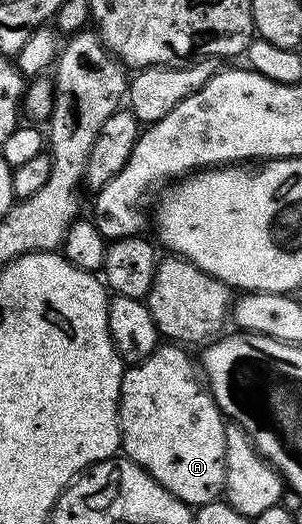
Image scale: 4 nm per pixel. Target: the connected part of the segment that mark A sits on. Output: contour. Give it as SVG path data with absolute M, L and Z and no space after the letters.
M161 345L157 350L151 353L151 357L147 357L141 363L134 363L124 368L121 376L121 403L117 407L117 417L121 420L121 445L120 450L123 455L143 467L156 482L161 484L168 492L184 503L193 506L201 506L203 504L213 504L222 498L223 491L226 492L225 484L225 425L226 420L223 418L221 410L217 408L217 403L213 399L213 395L209 392L209 388L203 378L202 372L199 370L198 364L188 355L186 348L181 345Z

